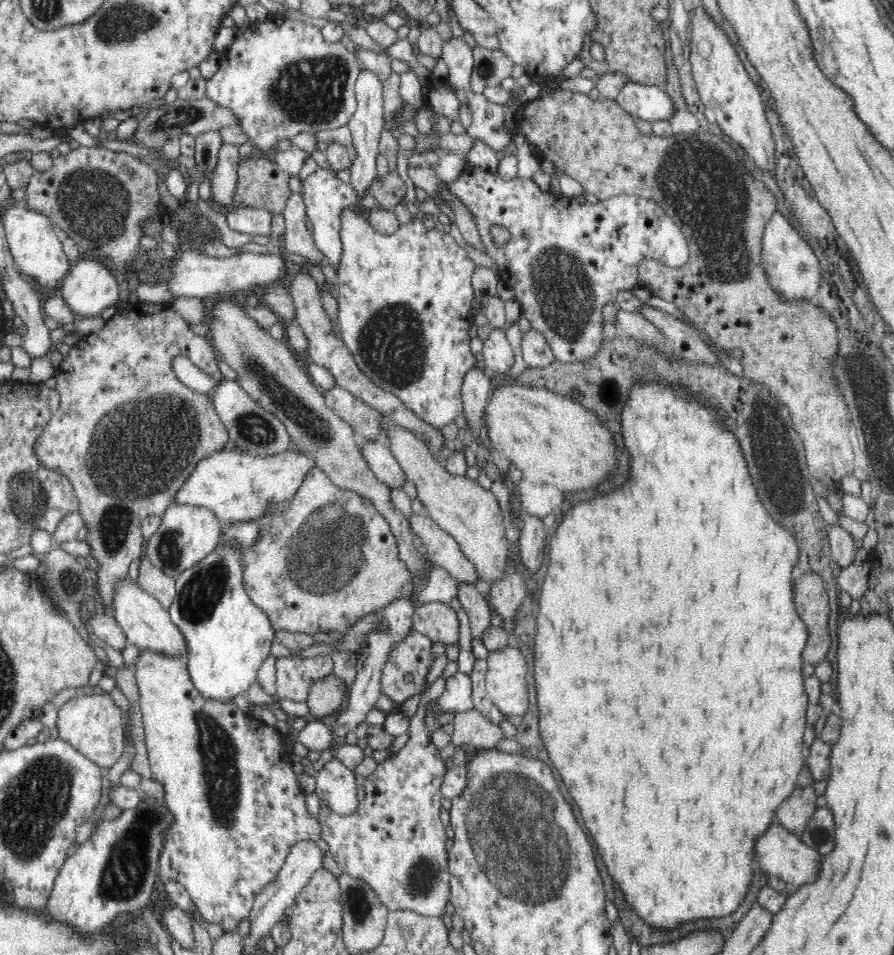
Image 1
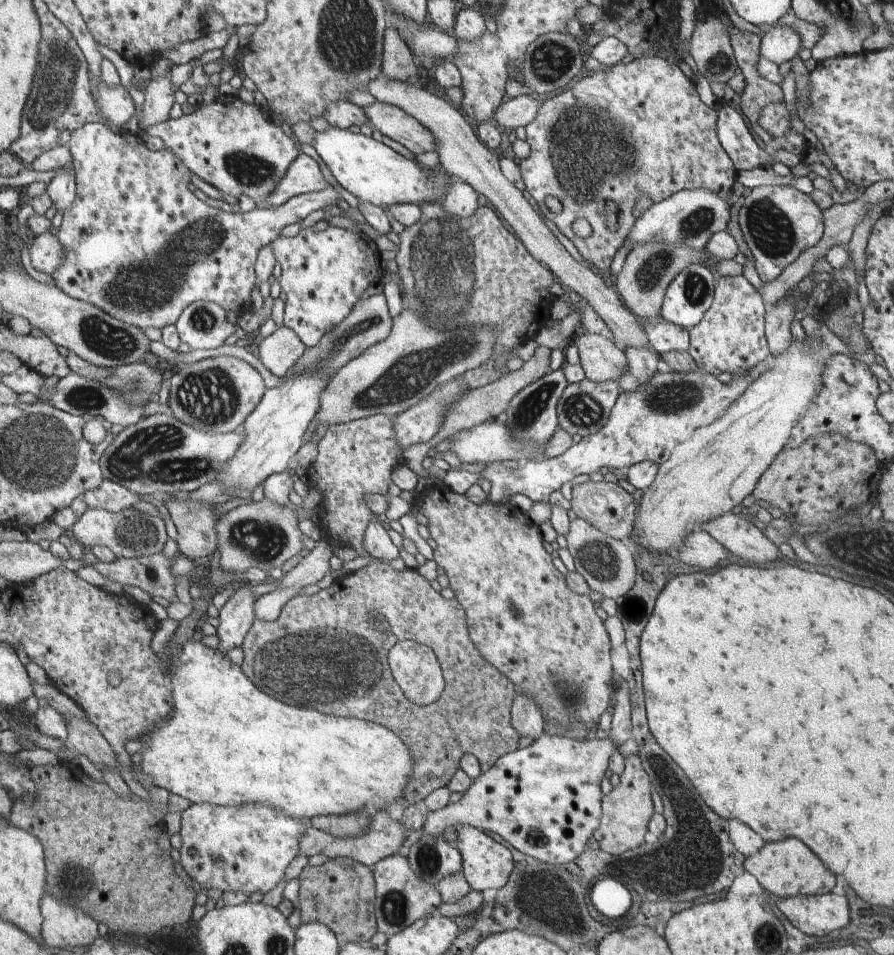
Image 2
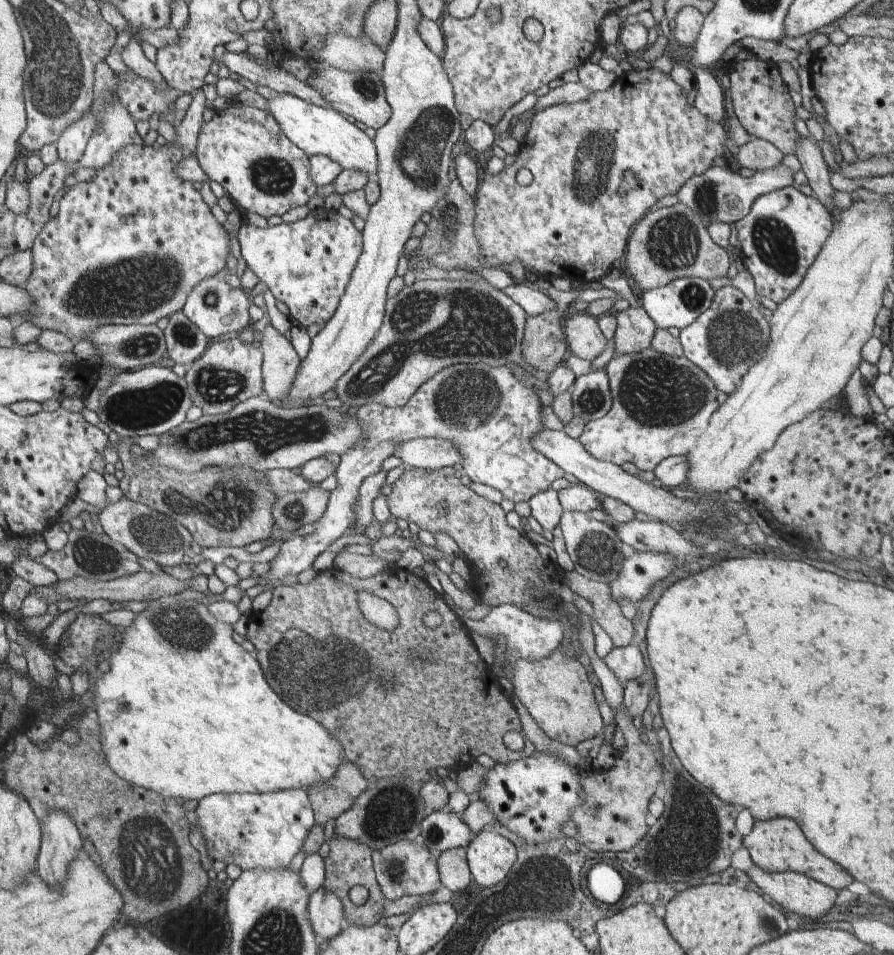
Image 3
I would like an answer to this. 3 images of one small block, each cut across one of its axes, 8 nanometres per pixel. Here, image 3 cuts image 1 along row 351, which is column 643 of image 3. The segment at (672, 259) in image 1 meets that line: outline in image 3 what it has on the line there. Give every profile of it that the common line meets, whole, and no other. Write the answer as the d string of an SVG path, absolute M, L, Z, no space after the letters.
M638 552L632 556L617 559L621 567L620 574L614 582L609 582L612 598L616 601L627 599L637 604L652 590L653 583L666 578L681 562L671 554L658 552Z

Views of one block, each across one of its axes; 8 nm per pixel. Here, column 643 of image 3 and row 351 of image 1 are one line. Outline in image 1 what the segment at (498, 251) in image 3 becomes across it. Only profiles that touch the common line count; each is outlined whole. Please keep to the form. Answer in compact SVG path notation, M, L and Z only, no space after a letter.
M140 304L138 306L138 318L132 324L132 330L128 328L130 336L104 336L104 328L96 333L90 333L83 336L75 345L72 346L70 352L63 358L57 370L56 379L58 379L57 391L60 395L59 407L56 413L52 415L52 420L48 421L44 434L40 436L40 440L36 440L36 456L39 456L40 464L44 467L52 468L54 471L64 473L72 483L73 491L77 498L78 512L84 520L86 526L86 542L90 544L90 556L98 562L98 580L96 580L96 588L102 596L103 606L106 606L106 612L113 615L116 584L120 580L124 580L128 576L130 564L137 558L141 558L142 554L142 521L147 520L151 514L163 514L165 509L174 501L174 496L180 491L184 482L187 482L188 476L191 476L192 470L196 468L199 460L203 457L211 455L216 451L225 449L225 445L229 442L229 434L224 423L220 421L220 416L216 413L214 402L205 394L198 394L196 391L186 389L185 385L178 381L174 370L172 369L172 359L176 355L184 355L200 370L210 374L218 382L224 380L221 372L218 372L218 362L216 362L216 348L212 348L210 340L204 338L204 335L198 335L192 332L190 324L172 308L160 304Z

